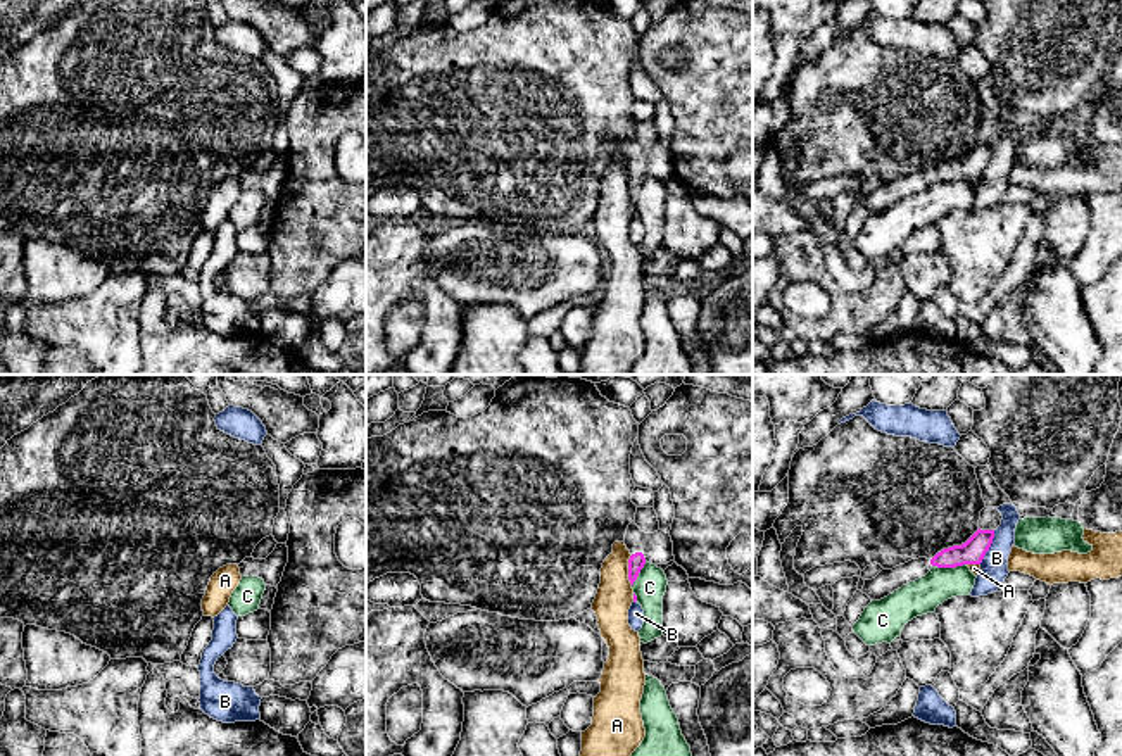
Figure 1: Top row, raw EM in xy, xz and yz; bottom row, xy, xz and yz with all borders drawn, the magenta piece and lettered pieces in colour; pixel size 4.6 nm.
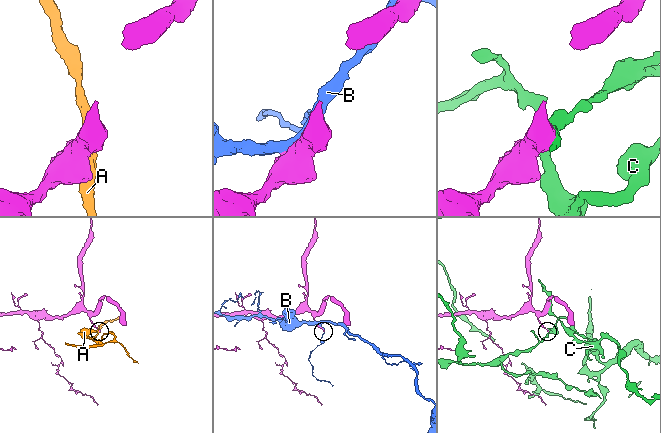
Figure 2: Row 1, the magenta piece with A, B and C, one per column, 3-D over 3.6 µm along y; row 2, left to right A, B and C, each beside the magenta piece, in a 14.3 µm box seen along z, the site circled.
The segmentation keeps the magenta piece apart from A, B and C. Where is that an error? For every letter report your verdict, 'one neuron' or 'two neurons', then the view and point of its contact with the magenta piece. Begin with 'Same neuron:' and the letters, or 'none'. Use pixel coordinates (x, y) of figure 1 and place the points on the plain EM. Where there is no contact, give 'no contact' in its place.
Same neuron: none
A: two neurons | xz (629, 183)
B: two neurons | yz (989, 159)
C: two neurons | yz (948, 180)

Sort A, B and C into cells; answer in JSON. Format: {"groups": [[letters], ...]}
{"groups": [["A"], ["B"], ["C"]]}

